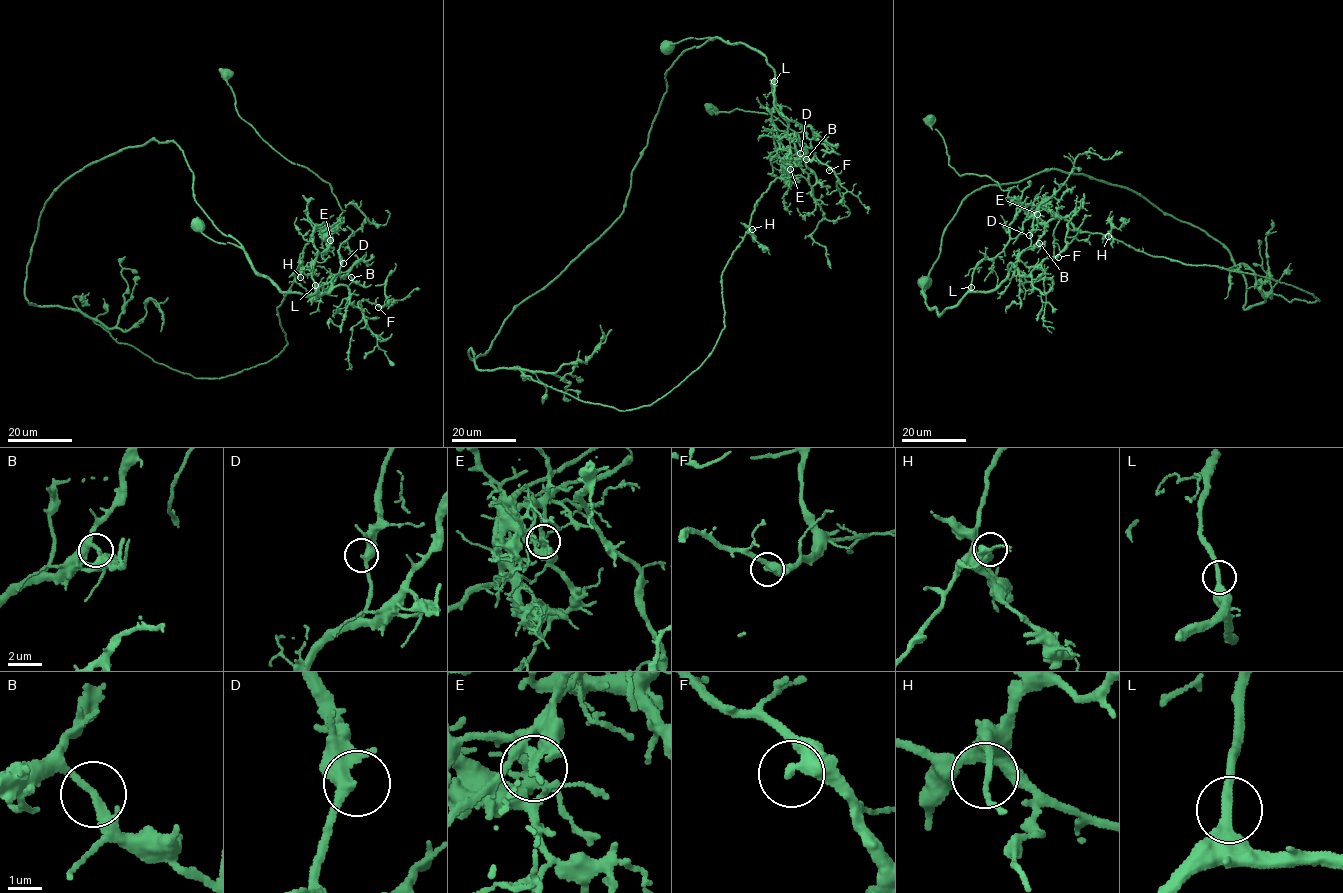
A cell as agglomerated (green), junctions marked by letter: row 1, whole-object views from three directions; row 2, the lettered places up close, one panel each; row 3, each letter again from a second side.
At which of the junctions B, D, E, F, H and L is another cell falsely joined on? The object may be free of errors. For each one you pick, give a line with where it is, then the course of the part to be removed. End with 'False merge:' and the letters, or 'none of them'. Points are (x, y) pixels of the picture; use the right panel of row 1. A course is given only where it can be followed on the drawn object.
E: Place: (1037, 214). Course of the part to remove: (1037, 214), (1029, 212), (1043, 205), (1082, 232), (1260, 275), (1319, 301), (1291, 302), (1261, 289), (1267, 270)
False merge: E

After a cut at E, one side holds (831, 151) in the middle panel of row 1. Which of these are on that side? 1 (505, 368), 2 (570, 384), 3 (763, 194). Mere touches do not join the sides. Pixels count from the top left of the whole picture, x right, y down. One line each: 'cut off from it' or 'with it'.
1: with it
2: with it
3: cut off from it

